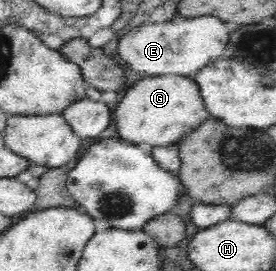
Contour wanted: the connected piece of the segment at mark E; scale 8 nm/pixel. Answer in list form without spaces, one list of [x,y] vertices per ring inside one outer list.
[[[216,16],[176,17],[157,23],[143,23],[131,28],[115,40],[115,51],[119,58],[139,74],[147,77],[185,76],[193,77],[200,68],[211,64],[215,58],[224,58],[225,40],[229,29]]]

